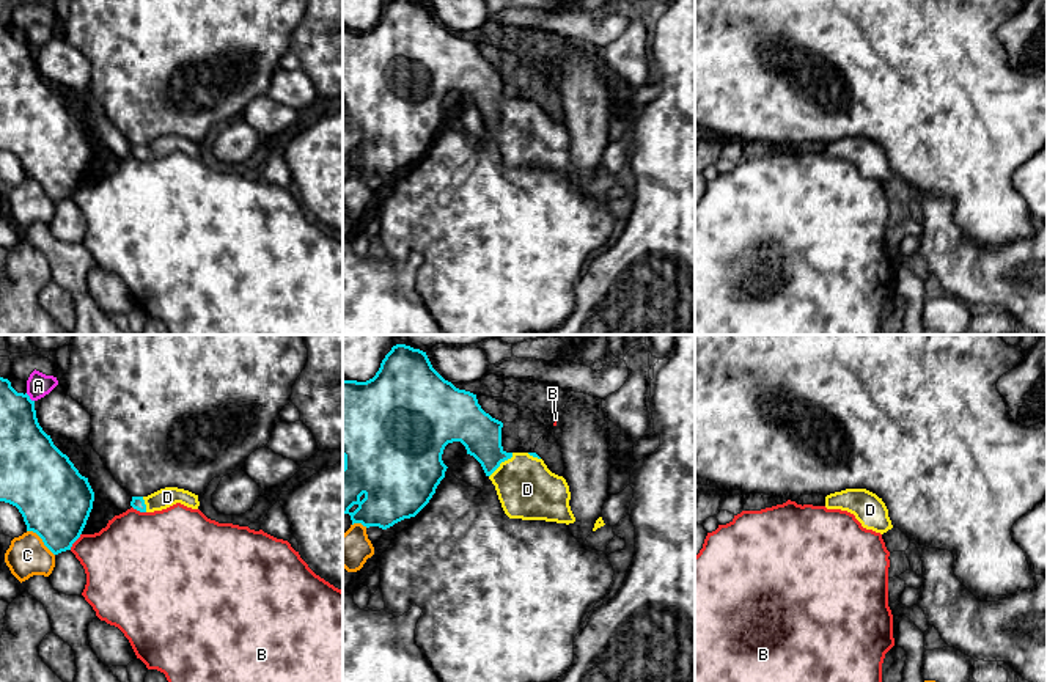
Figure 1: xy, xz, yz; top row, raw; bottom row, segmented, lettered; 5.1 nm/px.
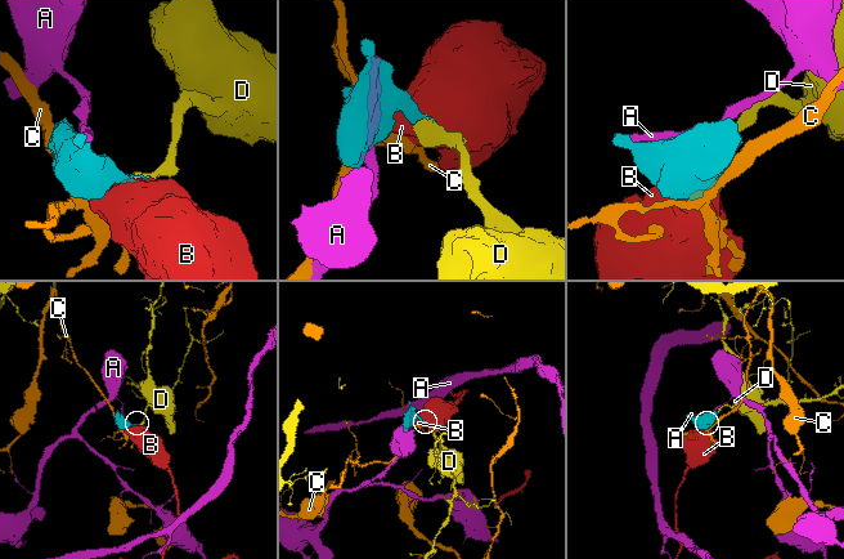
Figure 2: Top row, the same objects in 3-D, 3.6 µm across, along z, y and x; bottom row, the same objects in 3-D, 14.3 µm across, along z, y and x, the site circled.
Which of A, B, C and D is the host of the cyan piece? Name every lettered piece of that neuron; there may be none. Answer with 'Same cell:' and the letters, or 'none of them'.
Same cell: D

